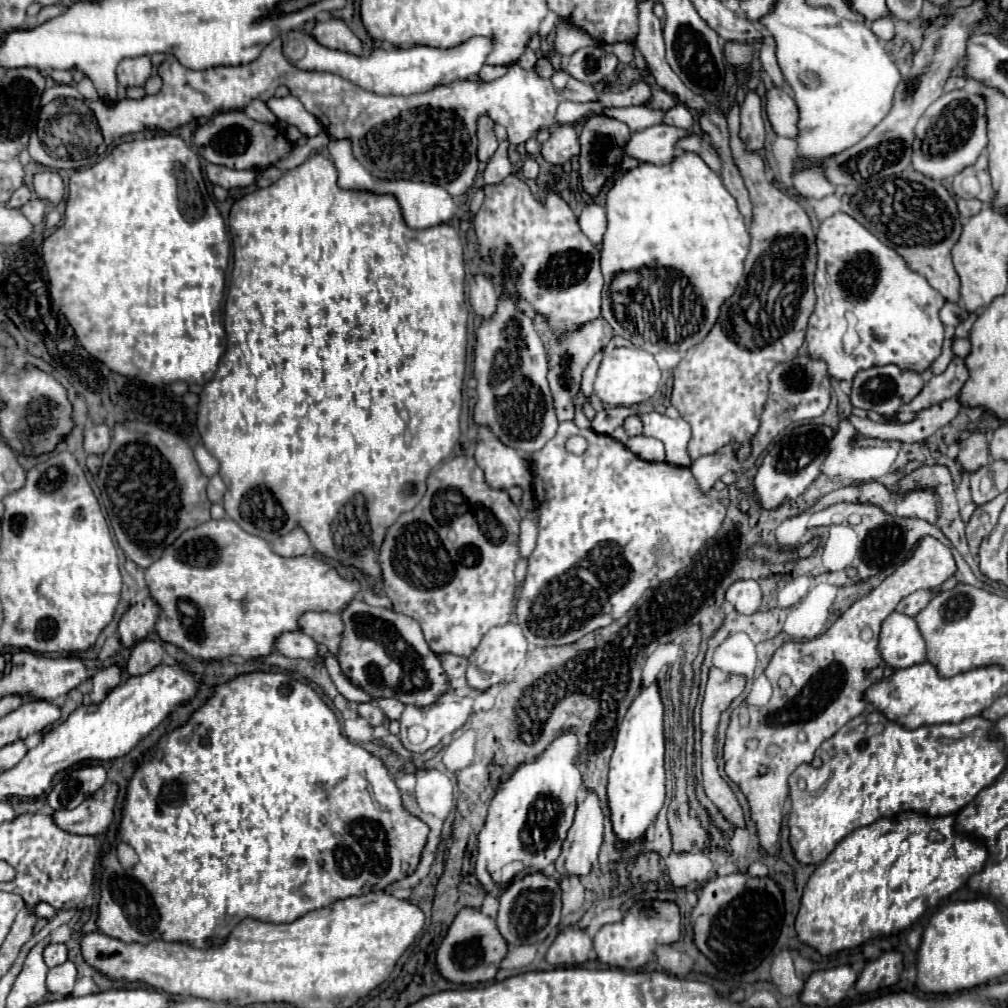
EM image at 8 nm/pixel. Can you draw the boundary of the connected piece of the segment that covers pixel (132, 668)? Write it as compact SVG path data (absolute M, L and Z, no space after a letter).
M141 640L141 642L137 642L135 648L131 650L131 656L129 656L129 662L127 662L129 676L147 674L157 664L161 664L161 656L163 656L161 644L153 642L153 640Z

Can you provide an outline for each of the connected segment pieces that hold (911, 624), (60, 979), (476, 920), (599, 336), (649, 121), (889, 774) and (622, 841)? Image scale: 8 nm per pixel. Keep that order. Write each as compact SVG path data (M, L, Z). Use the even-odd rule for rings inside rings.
M893 612L885 618L879 634L879 652L889 668L909 668L925 662L925 640L915 618Z
M71 962L71 970L51 970L51 976L47 976L47 988L49 992L69 994L73 990L73 984L77 980L75 964Z
M463 908L455 916L447 936L443 938L437 950L437 970L445 980L453 984L489 982L495 978L505 954L507 954L507 944L505 944L505 938L497 932L495 920L485 916L481 910Z
M595 318L593 322L581 324L575 330L561 332L561 334L555 334L551 338L549 348L547 348L547 362L549 362L547 380L549 380L549 386L551 386L553 406L555 406L555 412L557 412L559 420L573 420L573 416L575 416L575 396L577 396L579 386L581 386L581 374L587 368L589 360L603 346L607 346L611 338L613 338L613 328L609 328L609 322L603 320L603 318Z
M631 106L631 108L607 108L605 112L607 116L613 116L625 124L629 124L629 128L633 128L633 132L645 130L649 126L661 124L665 118L665 110L659 108L649 108L649 106Z
M875 708L863 710L819 746L817 758L821 766L801 764L789 776L789 844L795 858L801 864L819 864L853 830L881 818L893 818L899 812L917 812L929 818L955 814L1005 770L1007 756L1001 740L991 736L991 728L993 722L973 716L953 726L921 726L917 730L905 730Z
M657 684L639 692L629 706L617 734L615 752L609 764L607 804L611 812L617 846L627 846L643 838L649 824L657 818L665 800L665 768L663 768L663 704Z

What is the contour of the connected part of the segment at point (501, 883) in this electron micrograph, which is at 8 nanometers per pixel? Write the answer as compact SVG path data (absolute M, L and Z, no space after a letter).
M569 732L561 734L533 764L521 764L509 780L499 784L479 834L479 856L475 864L477 880L487 894L499 896L499 888L507 888L507 884L521 872L517 860L523 862L525 868L533 866L535 870L545 870L557 860L567 830L573 824L577 792L581 786L575 756L577 736Z

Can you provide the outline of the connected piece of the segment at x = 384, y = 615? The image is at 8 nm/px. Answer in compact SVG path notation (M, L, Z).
M353 600L341 612L341 618L345 622L345 640L341 642L337 660L343 674L349 680L357 680L371 698L393 696L403 704L425 706L437 700L441 692L447 692L441 662L429 650L421 626L413 618L389 608L369 606L363 600Z

